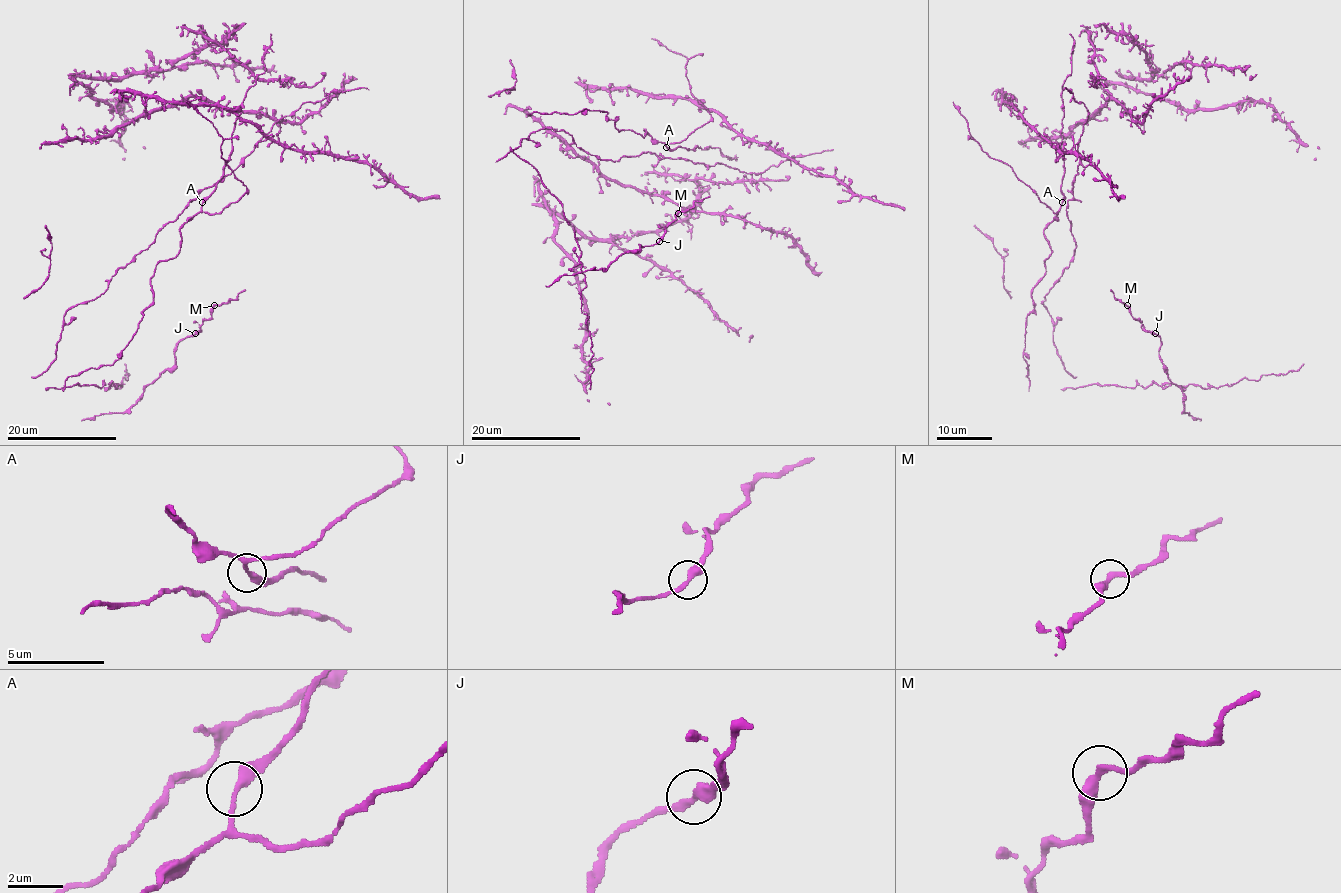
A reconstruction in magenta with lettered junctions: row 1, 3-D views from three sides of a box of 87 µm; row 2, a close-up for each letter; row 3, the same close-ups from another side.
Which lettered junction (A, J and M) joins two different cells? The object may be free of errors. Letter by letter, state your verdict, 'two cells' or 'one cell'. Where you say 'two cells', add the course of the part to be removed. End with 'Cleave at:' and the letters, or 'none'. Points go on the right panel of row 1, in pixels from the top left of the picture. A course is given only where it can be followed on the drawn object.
A: one cell
J: one cell
M: one cell
Cleave at: none

